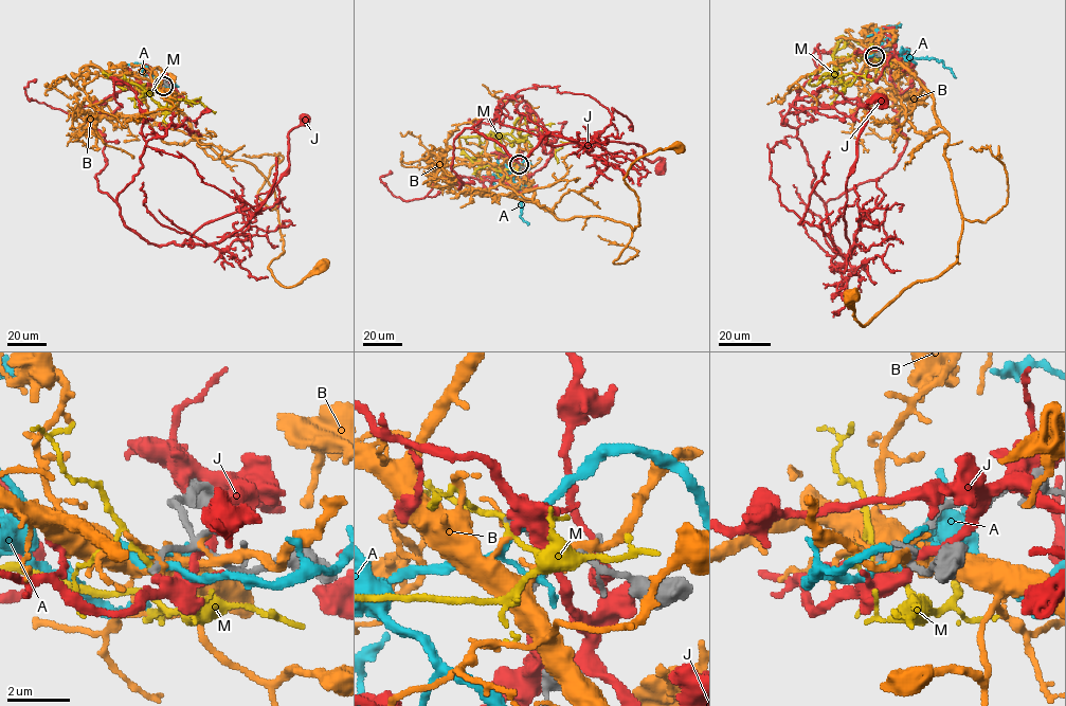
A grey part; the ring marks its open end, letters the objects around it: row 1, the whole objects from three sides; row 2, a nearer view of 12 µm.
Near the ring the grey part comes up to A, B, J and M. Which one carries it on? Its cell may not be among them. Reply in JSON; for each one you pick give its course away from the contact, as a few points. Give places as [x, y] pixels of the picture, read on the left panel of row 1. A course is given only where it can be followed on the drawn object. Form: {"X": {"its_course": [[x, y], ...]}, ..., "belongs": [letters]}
{"belongs": []}

